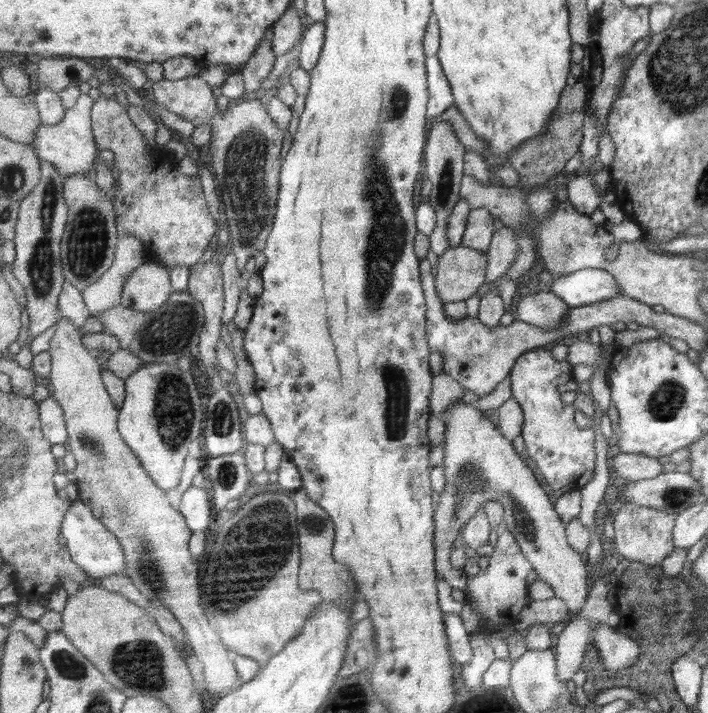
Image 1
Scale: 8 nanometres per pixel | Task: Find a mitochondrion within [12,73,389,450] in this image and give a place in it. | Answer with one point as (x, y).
(246, 155)

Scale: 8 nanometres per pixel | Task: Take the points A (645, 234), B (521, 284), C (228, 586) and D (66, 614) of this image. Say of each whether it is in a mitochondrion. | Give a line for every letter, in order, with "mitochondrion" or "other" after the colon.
A: other
B: other
C: mitochondrion
D: other

